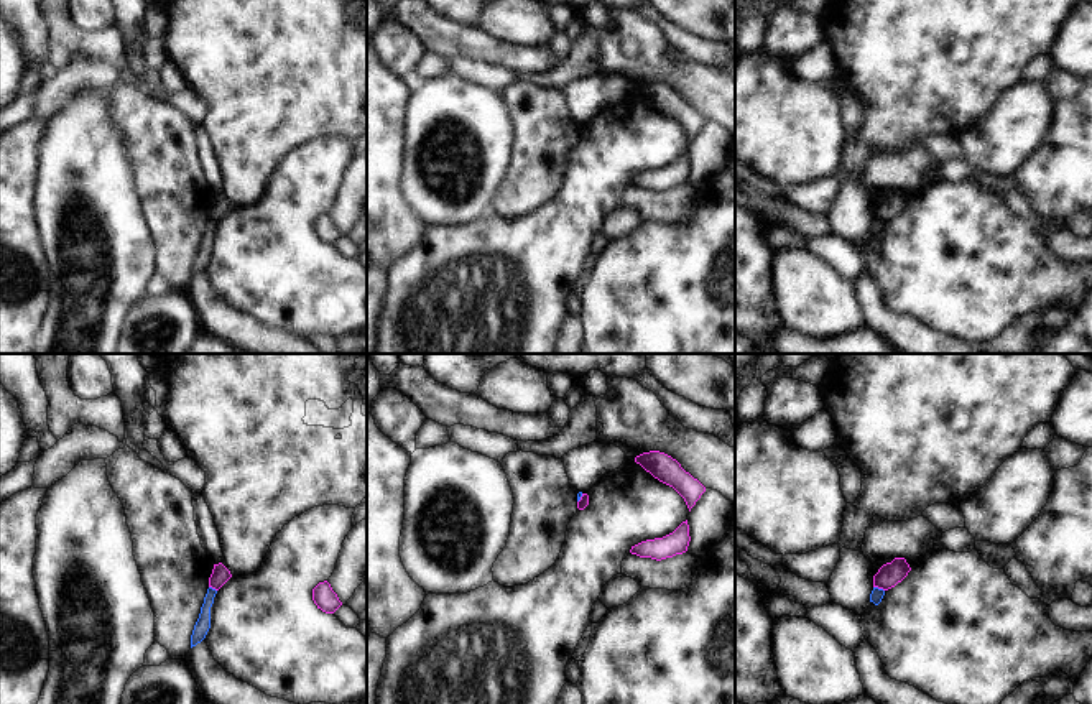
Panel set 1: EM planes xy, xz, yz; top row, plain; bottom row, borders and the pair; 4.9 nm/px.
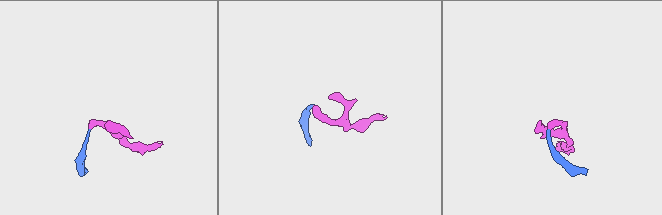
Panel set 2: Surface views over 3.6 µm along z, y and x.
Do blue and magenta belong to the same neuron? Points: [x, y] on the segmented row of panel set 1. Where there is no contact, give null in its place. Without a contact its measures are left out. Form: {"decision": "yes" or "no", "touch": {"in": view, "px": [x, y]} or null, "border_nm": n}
{"decision": "no", "touch": {"in": "yz", "px": [877, 588]}, "border_nm": 60}

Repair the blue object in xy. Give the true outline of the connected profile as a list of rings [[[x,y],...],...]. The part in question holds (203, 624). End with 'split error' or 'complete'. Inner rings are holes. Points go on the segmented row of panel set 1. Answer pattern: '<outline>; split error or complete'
[[[212,587],[207,589],[204,604],[201,607],[199,618],[197,618],[192,635],[191,635],[191,648],[196,646],[197,643],[201,643],[211,628],[211,607],[214,604],[215,594],[217,594],[215,589],[212,589]]]; complete

